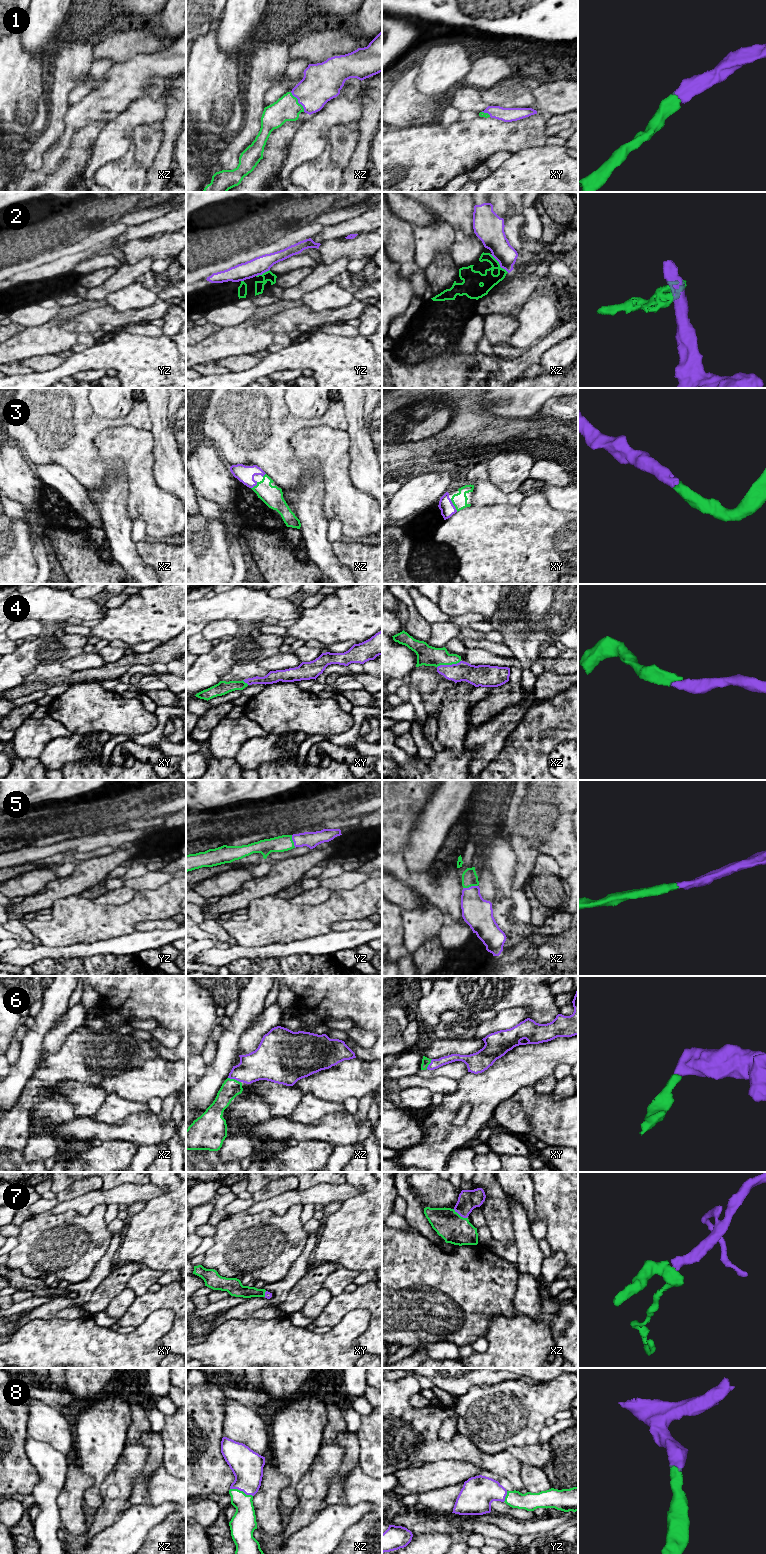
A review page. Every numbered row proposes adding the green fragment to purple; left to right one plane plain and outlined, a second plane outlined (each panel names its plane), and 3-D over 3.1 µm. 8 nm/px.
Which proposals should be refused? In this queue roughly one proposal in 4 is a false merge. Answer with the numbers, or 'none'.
2

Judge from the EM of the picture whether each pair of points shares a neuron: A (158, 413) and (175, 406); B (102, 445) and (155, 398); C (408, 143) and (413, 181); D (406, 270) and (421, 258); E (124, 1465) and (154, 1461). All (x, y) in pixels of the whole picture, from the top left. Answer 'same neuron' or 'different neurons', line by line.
A: different neurons
B: different neurons
C: same neuron
D: different neurons
E: different neurons

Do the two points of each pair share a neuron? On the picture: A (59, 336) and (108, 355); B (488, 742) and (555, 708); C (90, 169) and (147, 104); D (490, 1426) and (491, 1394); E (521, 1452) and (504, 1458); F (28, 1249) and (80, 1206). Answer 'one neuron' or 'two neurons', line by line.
A: two neurons
B: two neurons
C: one neuron
D: one neuron
E: two neurons
F: two neurons

